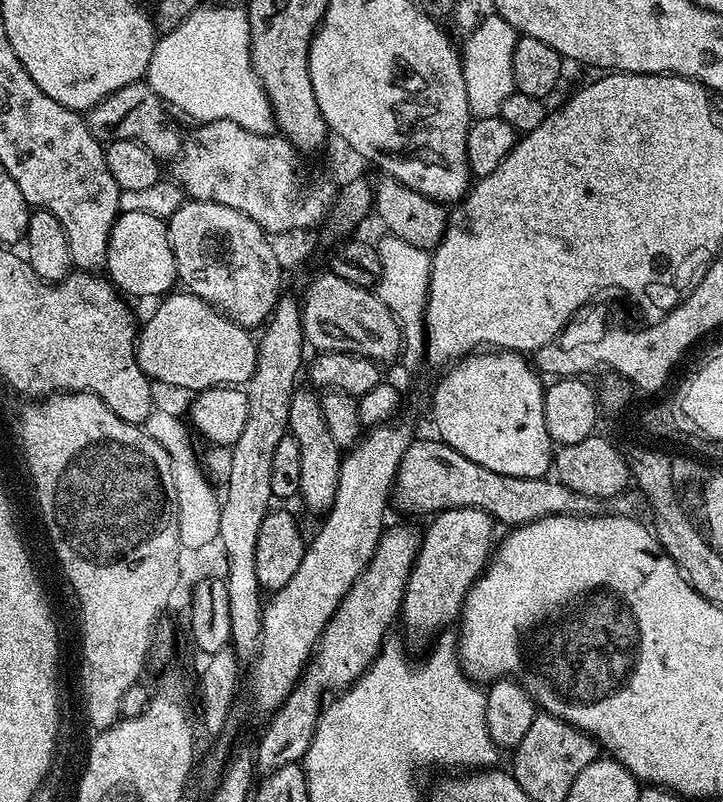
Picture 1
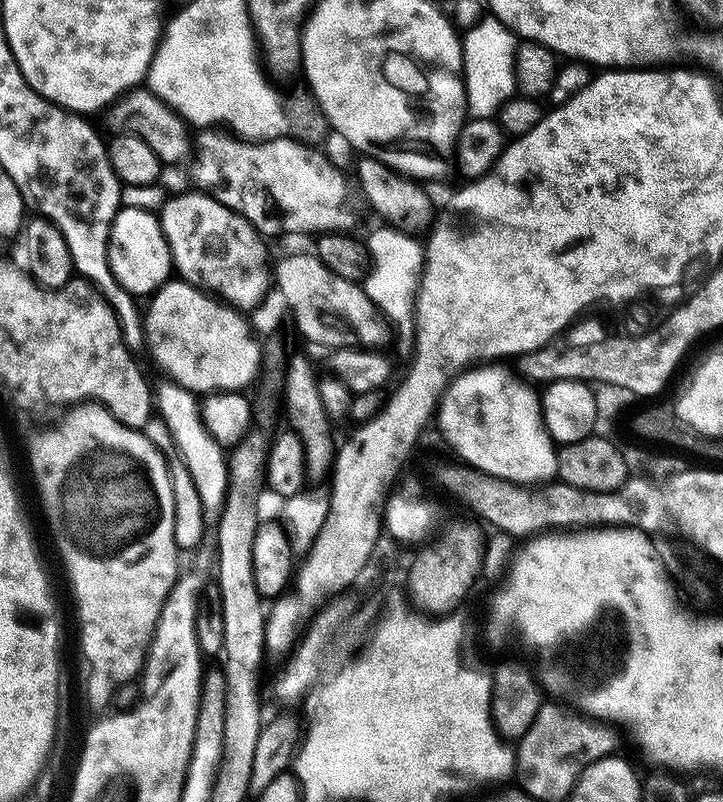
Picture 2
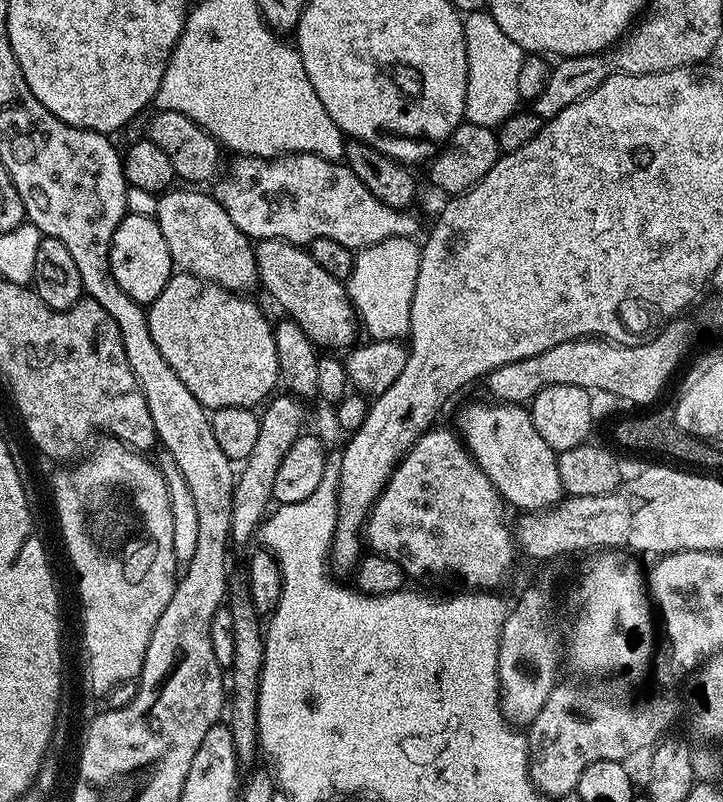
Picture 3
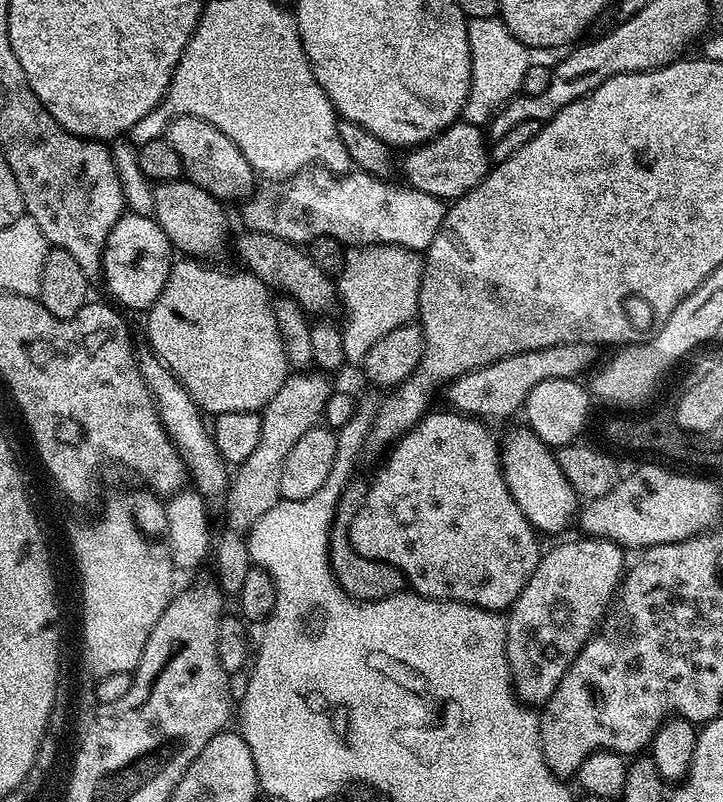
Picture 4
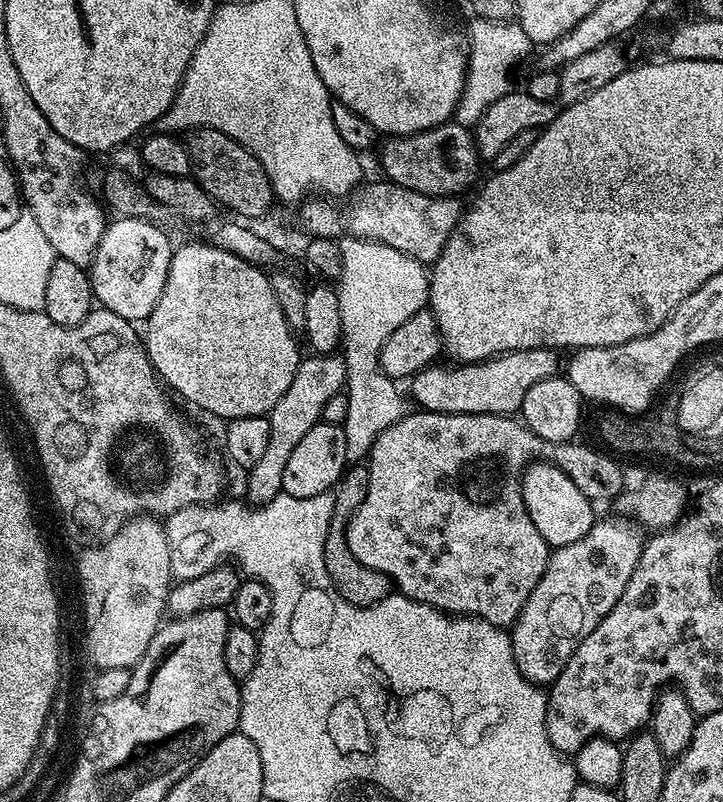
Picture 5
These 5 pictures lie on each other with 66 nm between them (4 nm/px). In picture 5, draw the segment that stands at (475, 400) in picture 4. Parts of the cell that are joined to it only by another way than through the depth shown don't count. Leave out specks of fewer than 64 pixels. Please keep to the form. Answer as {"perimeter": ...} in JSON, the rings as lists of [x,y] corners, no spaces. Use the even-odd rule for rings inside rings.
{"perimeter":[[[527,348],[521,352],[503,353],[492,357],[491,360],[456,362],[451,365],[453,368],[437,363],[411,377],[412,396],[425,412],[489,412],[495,416],[516,414],[519,413],[526,398],[526,390],[530,390],[530,386],[557,375],[556,356],[557,353],[551,348]]]}

